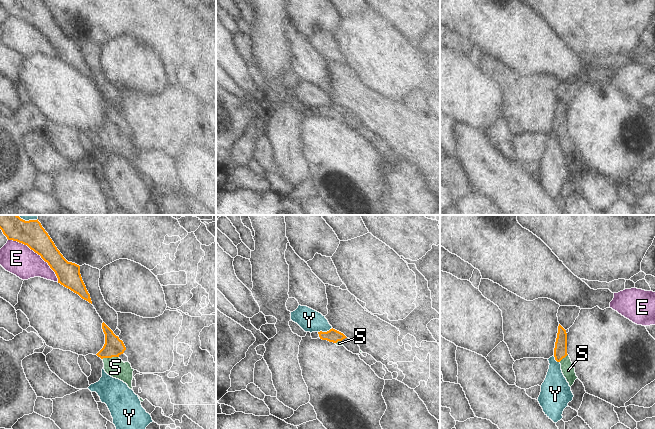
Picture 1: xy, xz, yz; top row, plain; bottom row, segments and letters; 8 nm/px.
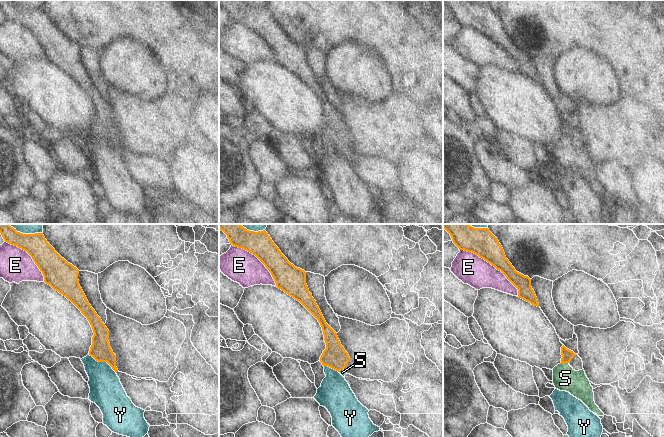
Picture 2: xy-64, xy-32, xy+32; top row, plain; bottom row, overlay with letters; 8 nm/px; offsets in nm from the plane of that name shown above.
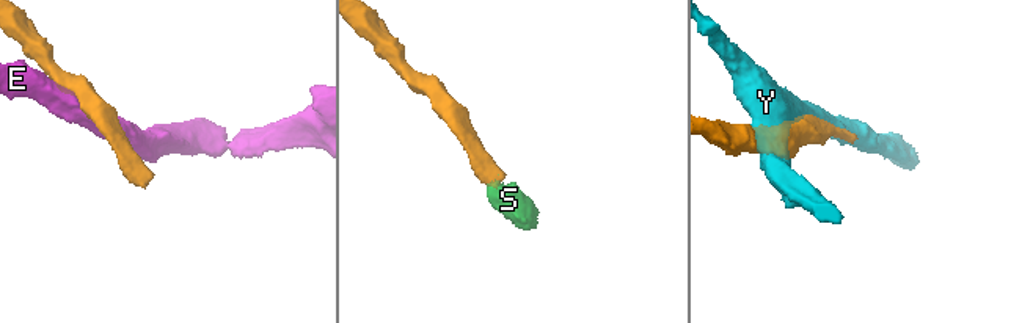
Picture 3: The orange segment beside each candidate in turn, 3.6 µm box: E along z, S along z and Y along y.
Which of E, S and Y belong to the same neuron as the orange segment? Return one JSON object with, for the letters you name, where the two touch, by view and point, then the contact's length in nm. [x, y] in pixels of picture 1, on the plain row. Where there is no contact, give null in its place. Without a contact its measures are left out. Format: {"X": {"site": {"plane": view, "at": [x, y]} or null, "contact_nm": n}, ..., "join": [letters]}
{"S": {"site": {"plane": "xy", "at": [110, 133]}, "contact_nm": 140}, "join": ["S"]}

